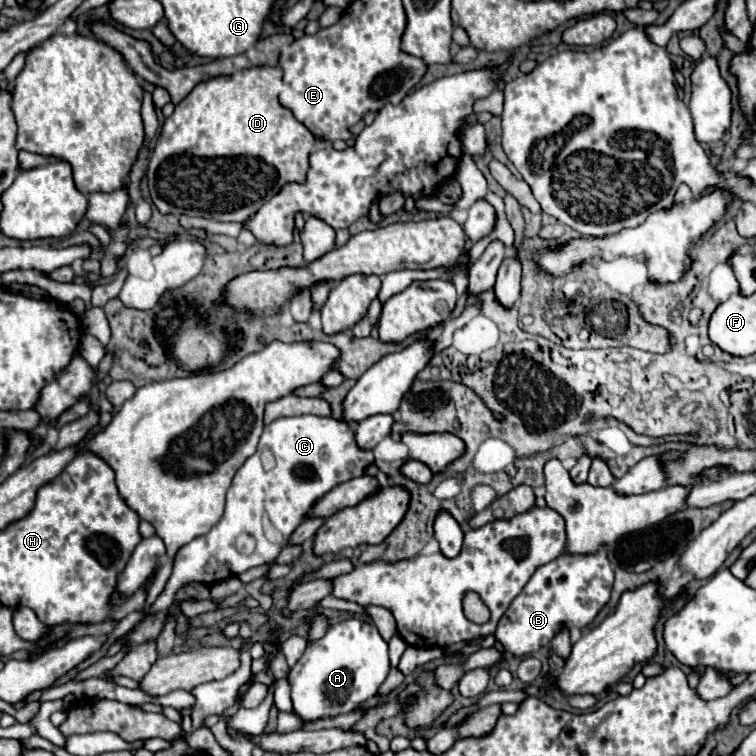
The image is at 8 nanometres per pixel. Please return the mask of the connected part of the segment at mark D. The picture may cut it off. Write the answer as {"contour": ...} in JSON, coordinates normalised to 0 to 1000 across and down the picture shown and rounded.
{"contour":[[[333,89],[310,94],[299,102],[275,104],[259,112],[257,120],[233,139],[230,149],[214,165],[196,218],[198,261],[214,284],[254,284],[323,295],[339,284],[360,258],[370,255],[376,245],[402,242],[407,205],[418,194],[418,181],[386,152],[386,147],[370,139],[370,118],[370,89]]]}

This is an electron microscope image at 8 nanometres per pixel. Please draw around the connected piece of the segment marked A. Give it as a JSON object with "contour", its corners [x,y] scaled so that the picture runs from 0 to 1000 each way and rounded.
{"contour":[[[458,819],[439,827],[423,848],[405,856],[399,872],[384,885],[381,901],[386,906],[389,940],[407,954],[463,943],[479,927],[497,919],[513,888],[513,851],[500,832],[476,819]]]}

